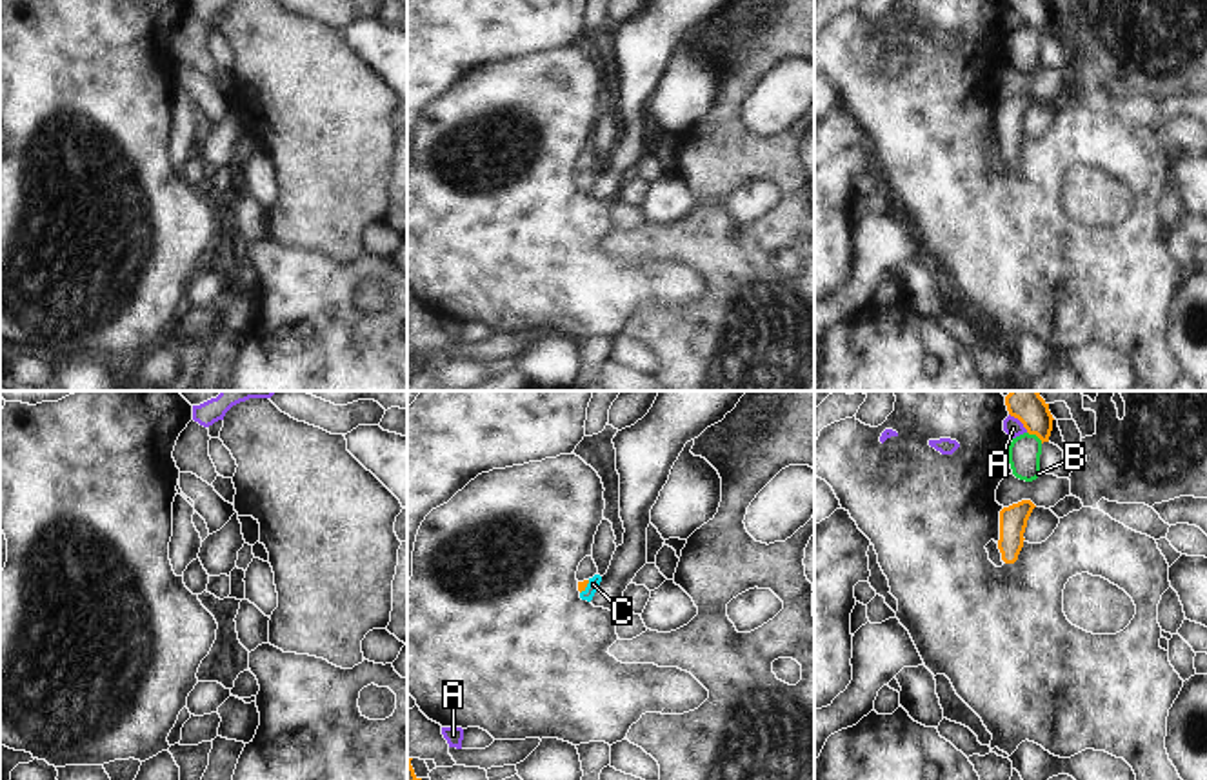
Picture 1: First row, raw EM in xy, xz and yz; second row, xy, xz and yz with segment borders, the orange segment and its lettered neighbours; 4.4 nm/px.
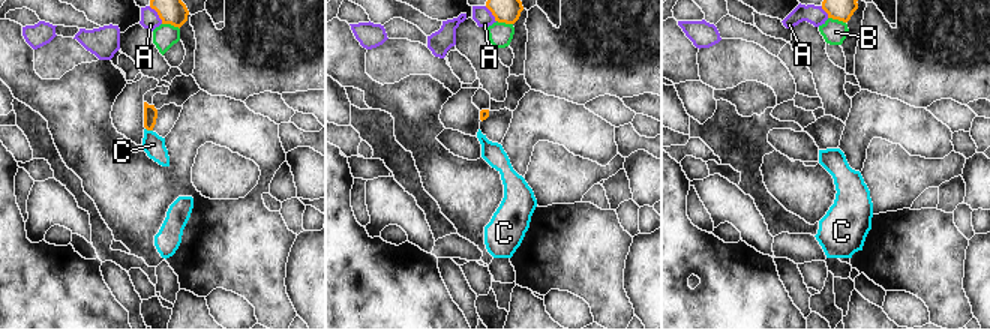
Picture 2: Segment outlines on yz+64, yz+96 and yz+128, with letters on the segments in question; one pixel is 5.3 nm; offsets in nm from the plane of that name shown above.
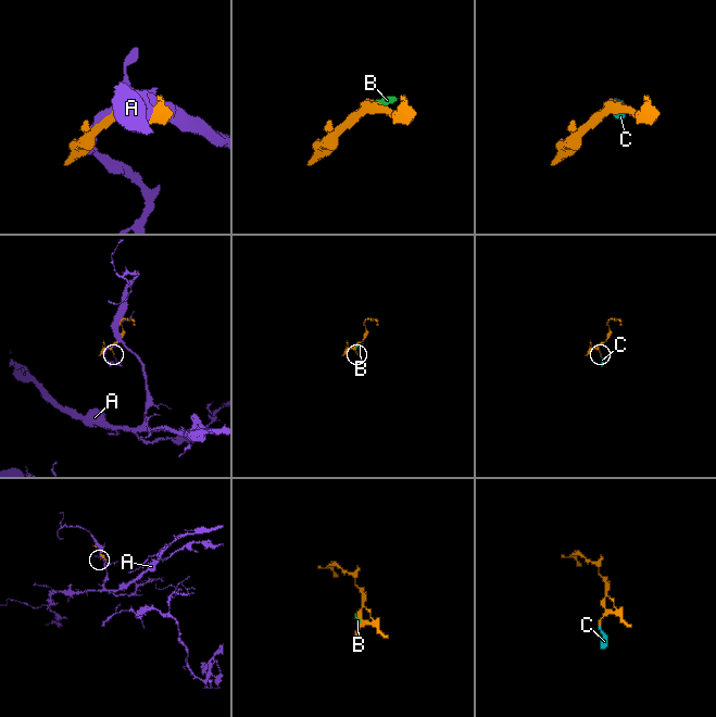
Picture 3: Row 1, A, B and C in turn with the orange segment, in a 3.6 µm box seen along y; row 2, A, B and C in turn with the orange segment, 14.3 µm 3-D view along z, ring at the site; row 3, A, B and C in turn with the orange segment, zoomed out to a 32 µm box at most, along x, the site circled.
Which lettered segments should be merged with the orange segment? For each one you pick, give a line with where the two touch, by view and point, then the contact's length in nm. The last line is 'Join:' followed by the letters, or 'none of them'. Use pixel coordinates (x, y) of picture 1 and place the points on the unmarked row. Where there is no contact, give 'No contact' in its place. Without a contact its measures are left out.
C: Touches orange at xz (586, 179). Shared border 80 nm
Join: C

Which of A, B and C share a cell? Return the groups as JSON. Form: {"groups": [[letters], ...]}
{"groups": [["A"], ["B"], ["C"]]}

